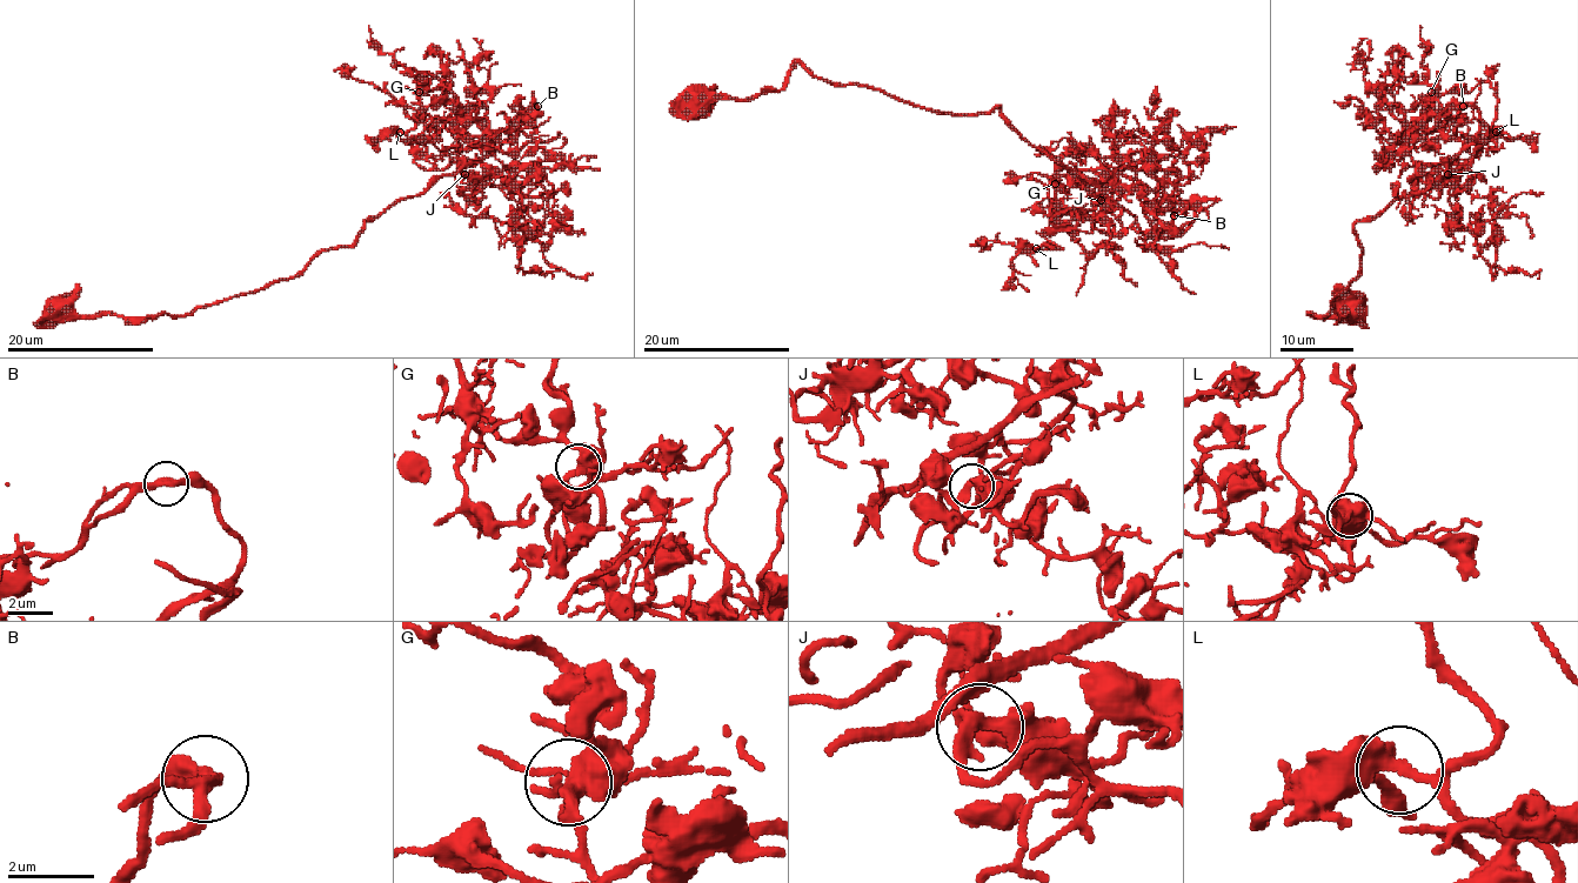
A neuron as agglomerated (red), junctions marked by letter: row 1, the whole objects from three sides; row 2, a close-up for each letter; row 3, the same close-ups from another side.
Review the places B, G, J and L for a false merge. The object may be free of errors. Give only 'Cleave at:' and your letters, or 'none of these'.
Cleave at: none of these

